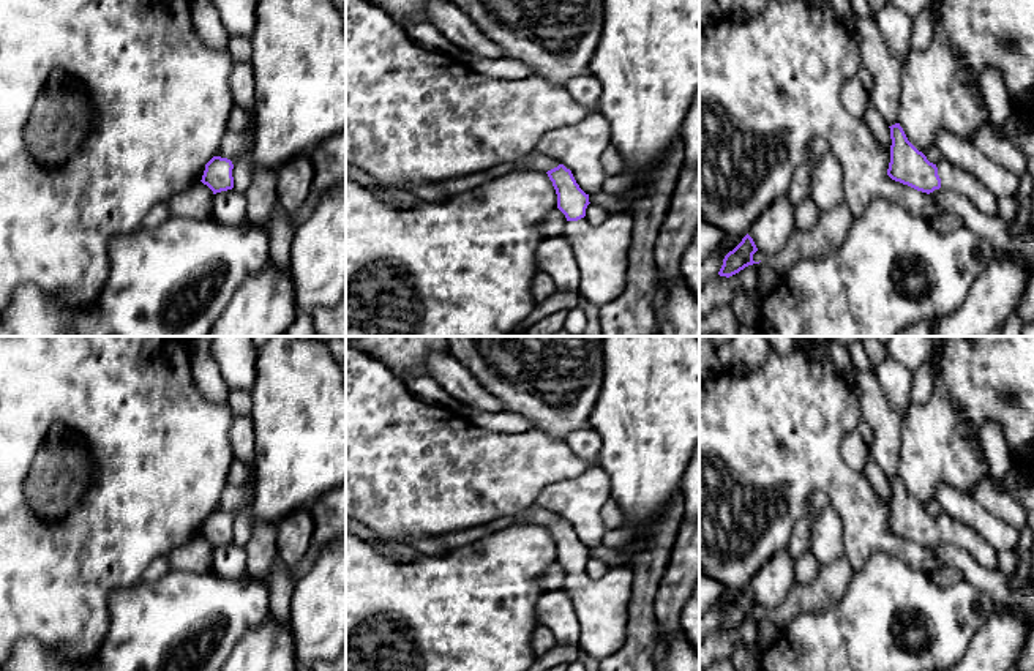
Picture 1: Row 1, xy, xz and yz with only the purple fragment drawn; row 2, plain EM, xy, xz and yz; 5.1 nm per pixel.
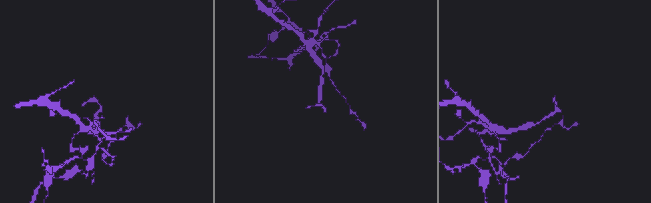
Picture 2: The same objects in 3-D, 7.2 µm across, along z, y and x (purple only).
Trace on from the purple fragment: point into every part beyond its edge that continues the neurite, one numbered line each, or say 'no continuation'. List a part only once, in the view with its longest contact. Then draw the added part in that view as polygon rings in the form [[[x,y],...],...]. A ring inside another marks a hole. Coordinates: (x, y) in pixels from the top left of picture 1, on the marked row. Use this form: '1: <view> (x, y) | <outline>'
1: yz (952, 179) | [[[946,158],[936,164],[941,189],[966,196],[982,213],[996,216],[998,197],[977,177],[955,167]]]

